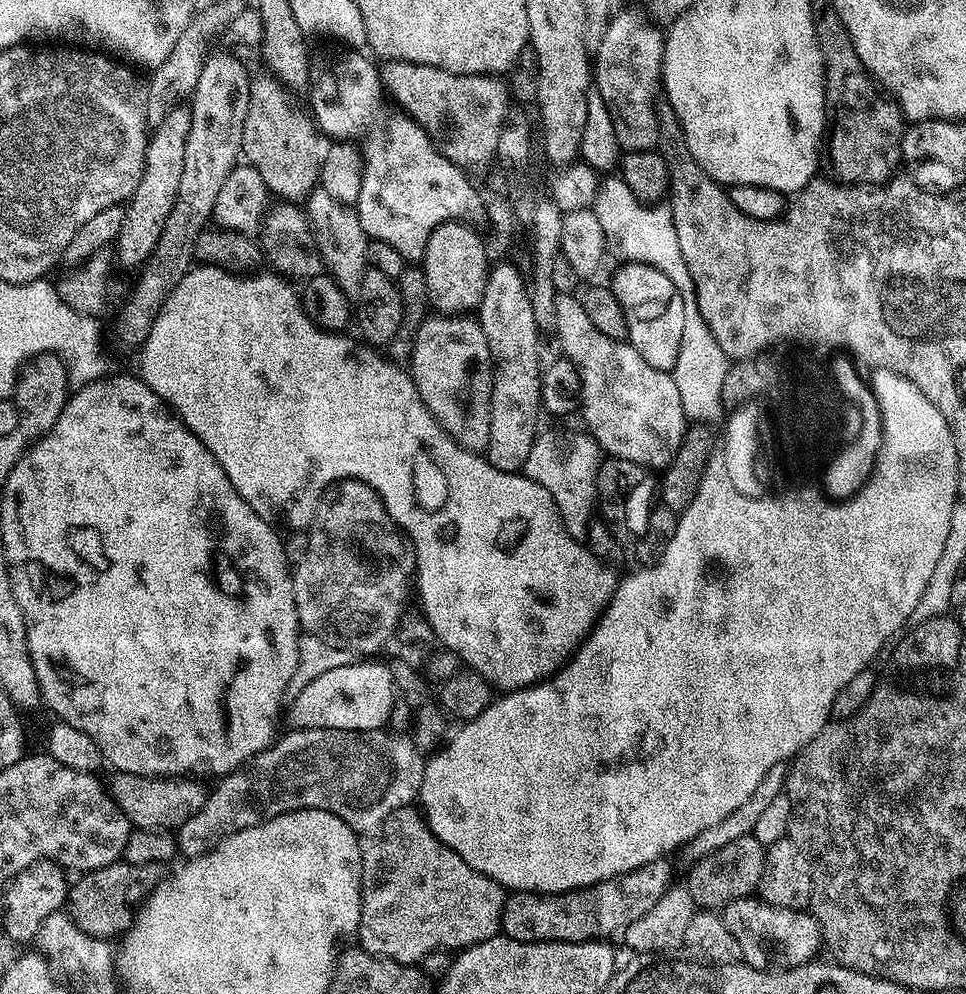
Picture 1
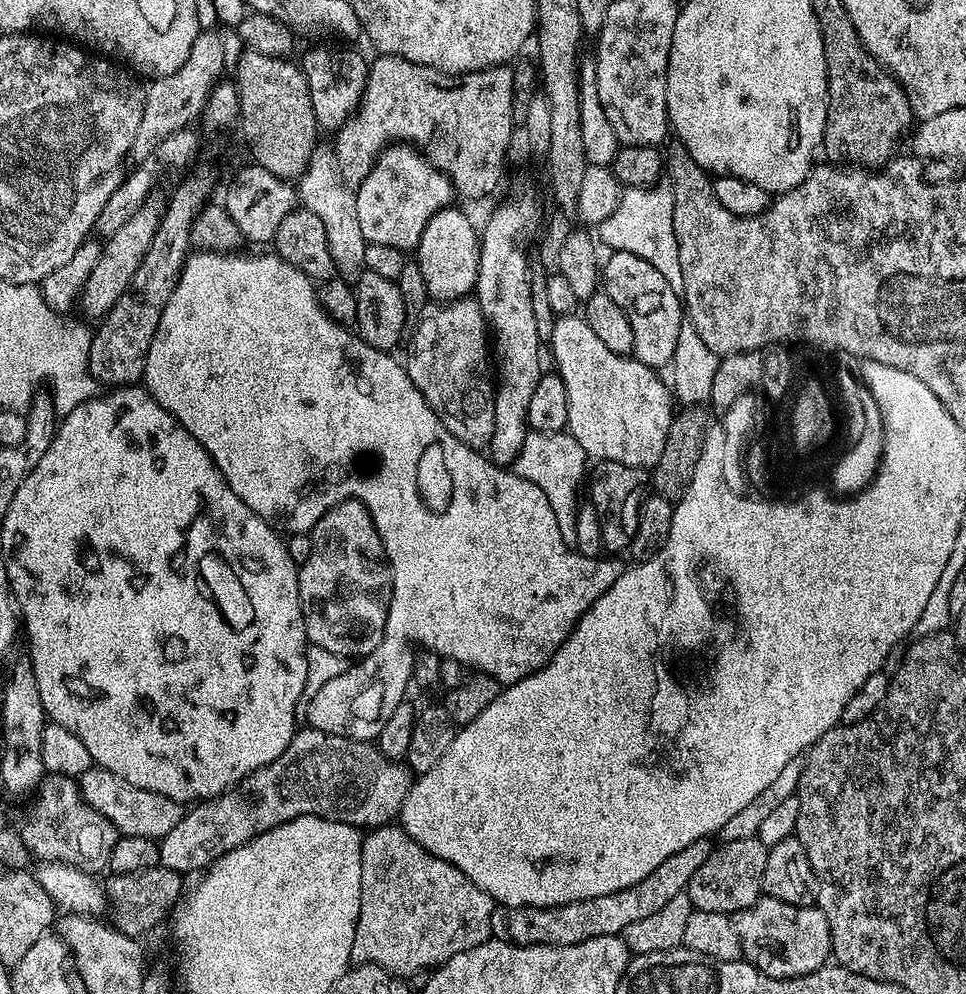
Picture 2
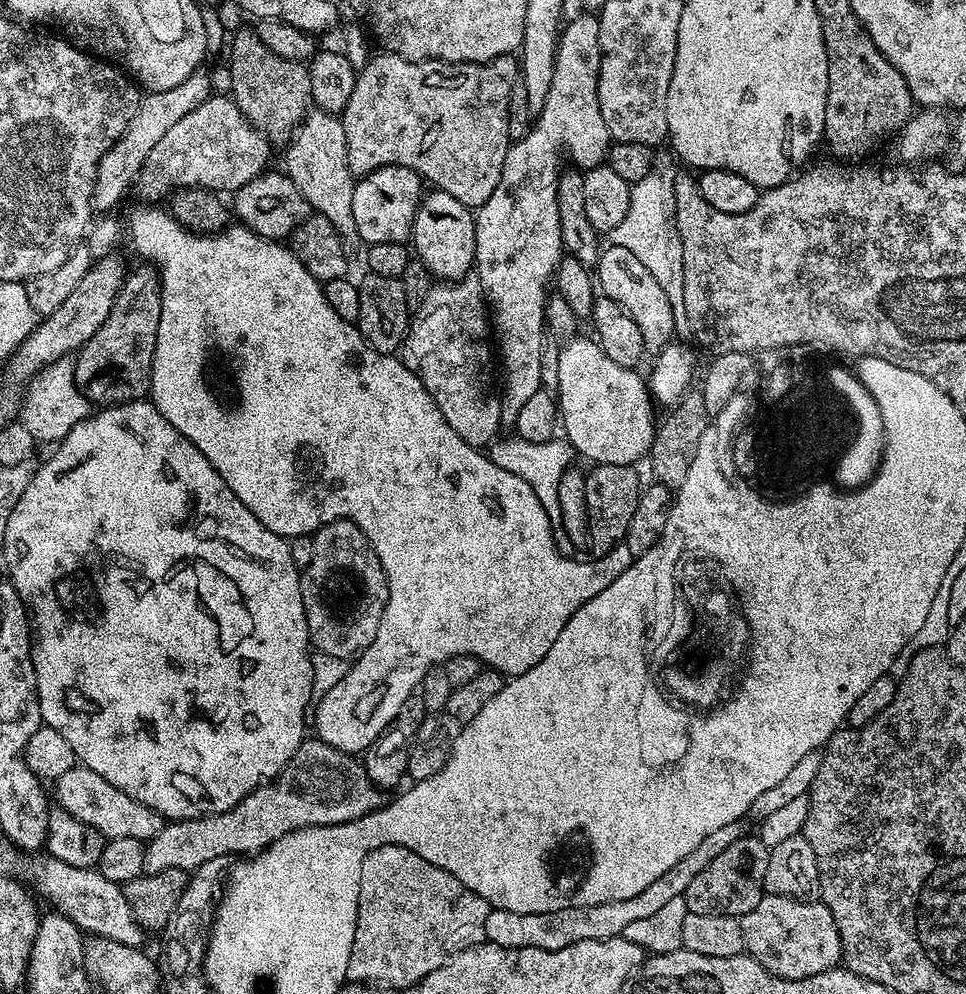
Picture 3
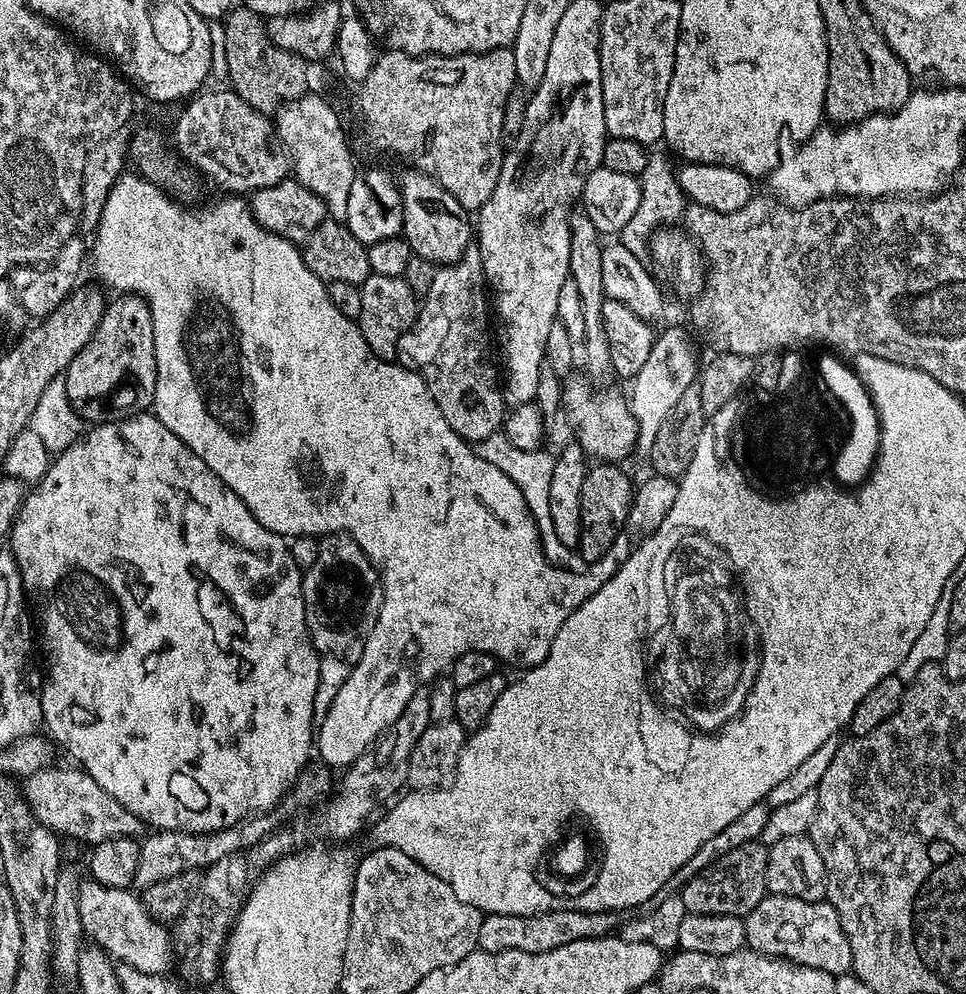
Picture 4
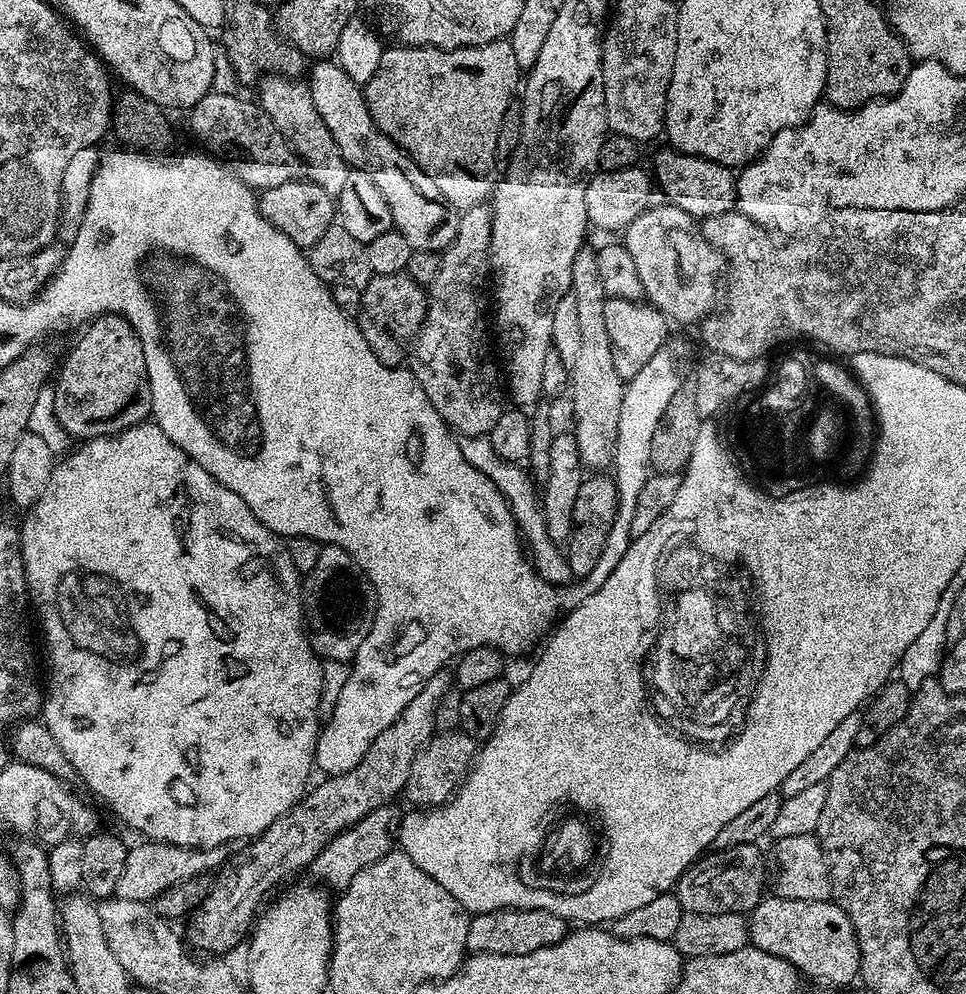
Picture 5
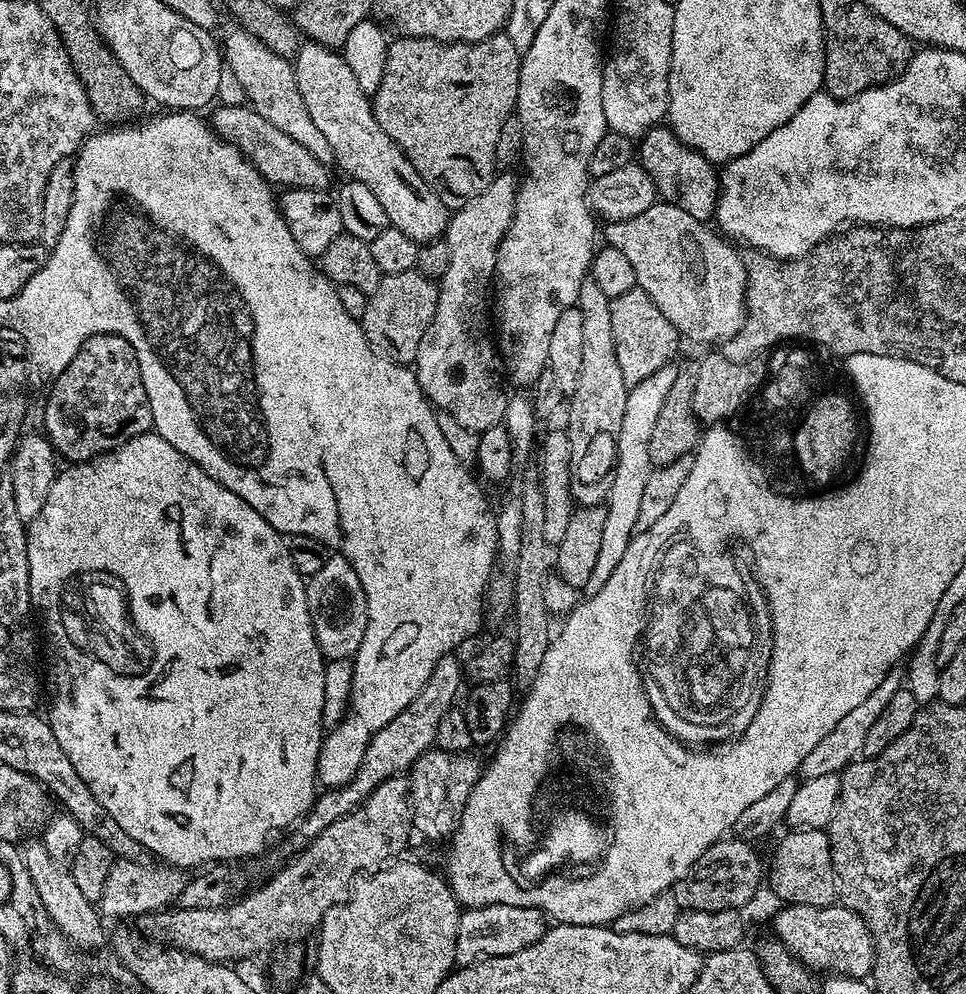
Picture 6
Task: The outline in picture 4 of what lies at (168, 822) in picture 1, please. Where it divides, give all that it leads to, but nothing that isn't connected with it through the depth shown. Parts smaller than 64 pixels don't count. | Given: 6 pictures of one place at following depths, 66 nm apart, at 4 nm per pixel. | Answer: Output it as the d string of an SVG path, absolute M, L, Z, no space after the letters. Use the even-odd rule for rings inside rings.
M71 767L43 768L23 781L22 795L40 824L45 824L51 832L55 832L61 837L67 838L69 836L72 840L85 840L88 846L95 846L119 836L136 838L145 831L144 821L139 820L134 814L130 814L130 810L126 810L126 806L122 806L122 802L118 802L118 798L110 798L110 794L106 794L106 790L102 790L102 786L98 786L98 782L94 782L94 778L90 778L90 774L86 774L83 768Z

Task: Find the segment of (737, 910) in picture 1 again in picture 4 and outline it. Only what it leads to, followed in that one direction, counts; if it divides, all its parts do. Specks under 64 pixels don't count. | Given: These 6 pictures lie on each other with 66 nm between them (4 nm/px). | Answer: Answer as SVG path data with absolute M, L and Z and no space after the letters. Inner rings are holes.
M766 894L762 902L758 902L758 906L754 906L754 910L750 910L748 915L743 917L743 922L746 926L747 947L753 952L761 952L763 956L771 956L778 960L789 960L801 968L822 970L835 976L851 973L852 955L850 942L846 942L846 930L842 930L838 910L824 900L806 902L802 898Z

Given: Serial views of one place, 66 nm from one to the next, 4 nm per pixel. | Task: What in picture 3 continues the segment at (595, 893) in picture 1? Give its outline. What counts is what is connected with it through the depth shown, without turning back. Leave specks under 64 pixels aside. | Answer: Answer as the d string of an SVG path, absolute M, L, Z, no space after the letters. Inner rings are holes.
M737 822L730 826L722 826L711 834L706 834L698 847L690 850L682 862L670 866L662 878L650 882L642 894L634 894L634 898L622 898L618 902L602 902L594 906L578 906L577 908L554 910L546 914L514 914L510 910L489 911L486 918L485 941L489 944L497 944L503 948L537 948L538 950L562 950L566 946L574 946L574 942L586 942L587 940L609 940L615 936L623 936L626 926L635 922L637 918L646 918L649 914L656 913L660 907L669 904L670 901L683 896L686 886L690 886L691 880L696 877L722 850L734 846L746 835L743 823Z

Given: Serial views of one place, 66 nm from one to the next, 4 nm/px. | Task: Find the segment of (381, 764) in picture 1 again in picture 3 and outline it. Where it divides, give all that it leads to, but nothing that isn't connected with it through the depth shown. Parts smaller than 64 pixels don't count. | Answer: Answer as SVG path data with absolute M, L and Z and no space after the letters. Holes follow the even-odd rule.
M308 738L298 746L294 758L290 758L290 762L275 780L255 788L230 810L199 816L197 820L165 823L164 829L153 840L147 841L144 849L146 854L144 871L149 873L182 870L191 873L193 868L202 866L202 862L210 862L210 858L223 856L236 858L241 854L263 852L269 844L299 828L309 828L312 824L345 824L362 818L367 812L373 812L374 809L381 807L380 796L381 789L375 787L369 780L368 773L364 771L361 761L355 755L334 750L334 746L323 744L319 738Z

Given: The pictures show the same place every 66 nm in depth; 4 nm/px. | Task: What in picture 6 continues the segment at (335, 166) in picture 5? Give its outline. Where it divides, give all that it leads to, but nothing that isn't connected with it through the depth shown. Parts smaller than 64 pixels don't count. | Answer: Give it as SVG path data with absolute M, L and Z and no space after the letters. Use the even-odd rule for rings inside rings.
M231 26L222 36L222 59L225 65L242 82L242 90L246 90L246 101L266 122L278 126L282 134L294 138L301 146L306 146L314 158L318 158L324 165L333 163L330 142L314 126L310 118L310 110L306 110L306 102L302 102L302 94L298 94L298 82L293 61L286 56L274 54L257 38L246 29L239 26Z

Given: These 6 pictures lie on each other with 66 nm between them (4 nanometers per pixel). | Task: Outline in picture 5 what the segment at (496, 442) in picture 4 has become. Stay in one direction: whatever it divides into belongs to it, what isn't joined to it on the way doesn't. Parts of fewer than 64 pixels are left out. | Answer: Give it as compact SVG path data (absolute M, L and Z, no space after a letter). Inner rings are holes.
M460 436L459 441L462 458L466 458L466 462L470 462L470 466L474 466L476 470L482 470L482 474L489 476L494 484L498 486L501 494L508 499L508 505L512 507L512 516L515 517L522 533L523 543L530 553L532 566L536 573L551 584L563 586L573 583L574 577L568 565L567 555L562 551L561 545L556 544L547 533L537 482L519 463L501 460L497 456L494 446L488 441L487 436Z

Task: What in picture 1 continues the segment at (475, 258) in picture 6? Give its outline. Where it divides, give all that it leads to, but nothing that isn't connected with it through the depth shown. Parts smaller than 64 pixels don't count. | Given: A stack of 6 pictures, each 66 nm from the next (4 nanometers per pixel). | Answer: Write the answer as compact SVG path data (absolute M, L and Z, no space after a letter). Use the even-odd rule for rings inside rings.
M436 314L426 318L416 332L410 357L410 375L422 402L454 442L466 450L483 453L490 442L490 398L492 397L492 355L486 346L479 319L468 314Z

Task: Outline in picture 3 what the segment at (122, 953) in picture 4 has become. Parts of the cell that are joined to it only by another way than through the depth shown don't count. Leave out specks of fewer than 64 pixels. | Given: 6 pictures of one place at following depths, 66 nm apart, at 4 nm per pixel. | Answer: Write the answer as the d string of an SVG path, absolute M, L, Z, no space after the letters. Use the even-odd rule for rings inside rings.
M47 854L41 855L36 864L36 888L35 891L49 900L49 905L55 906L66 918L80 927L81 933L110 938L114 942L143 945L145 929L134 918L130 910L130 902L126 902L124 890L121 885L110 882L100 873L99 867L79 868L70 866L58 858Z

